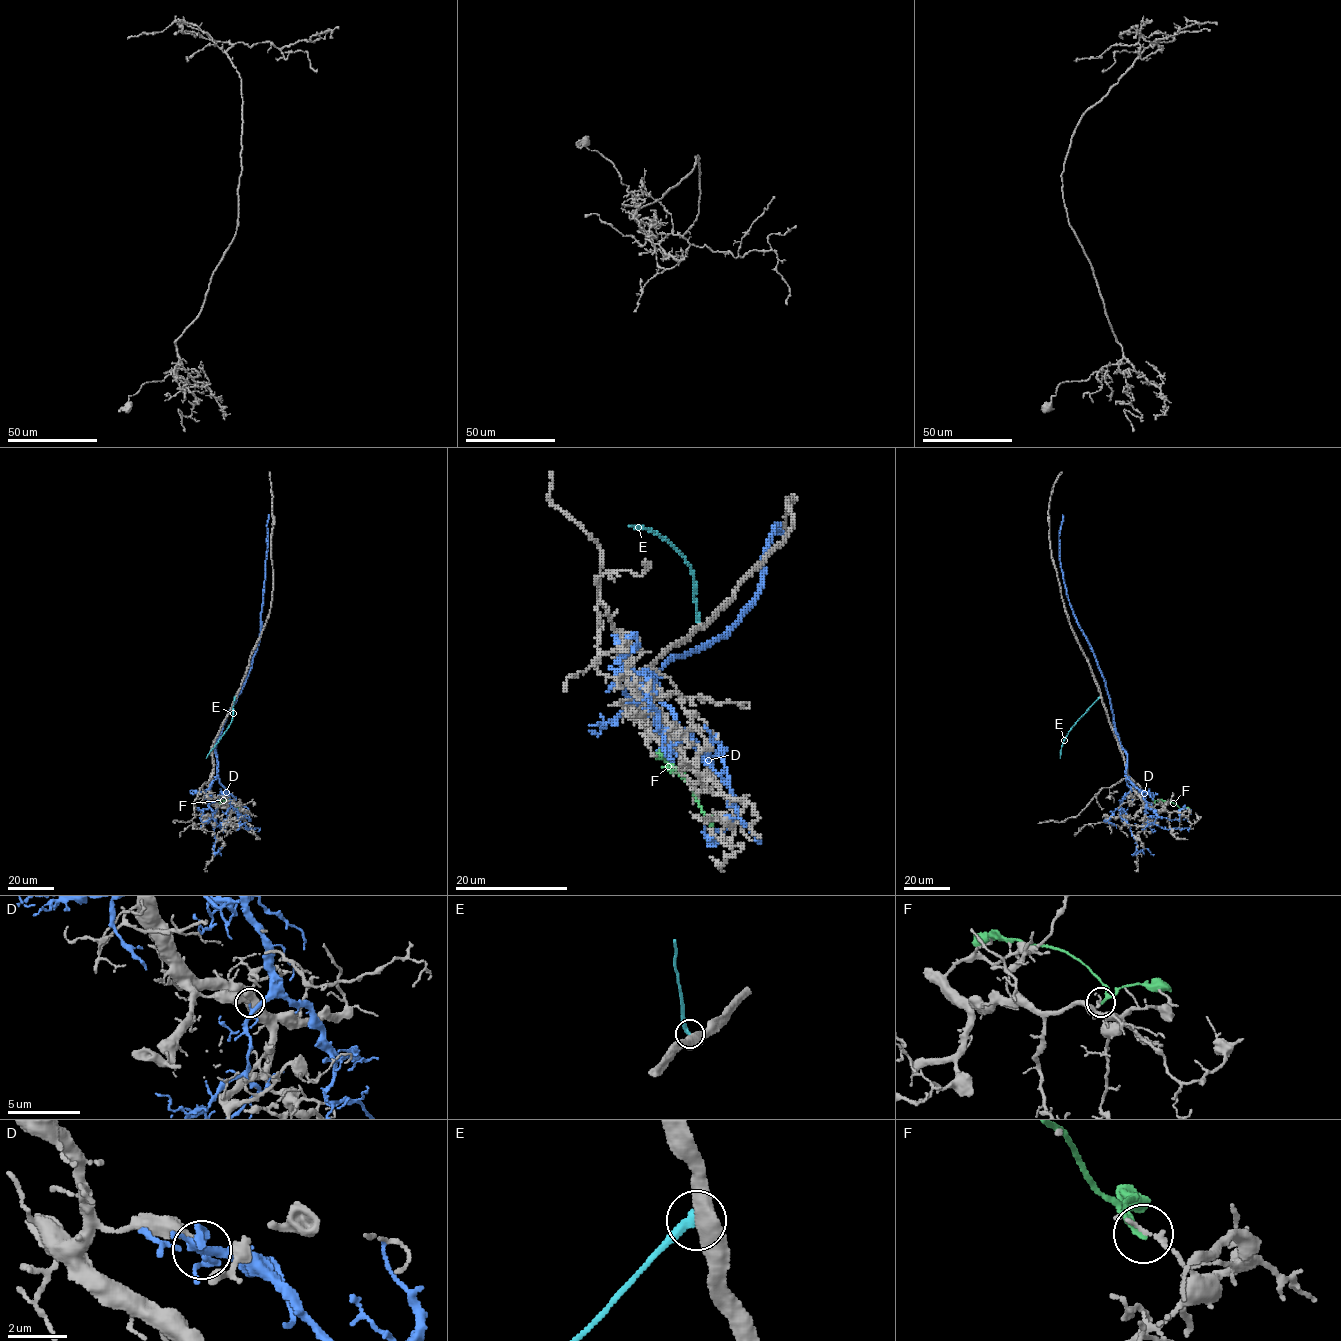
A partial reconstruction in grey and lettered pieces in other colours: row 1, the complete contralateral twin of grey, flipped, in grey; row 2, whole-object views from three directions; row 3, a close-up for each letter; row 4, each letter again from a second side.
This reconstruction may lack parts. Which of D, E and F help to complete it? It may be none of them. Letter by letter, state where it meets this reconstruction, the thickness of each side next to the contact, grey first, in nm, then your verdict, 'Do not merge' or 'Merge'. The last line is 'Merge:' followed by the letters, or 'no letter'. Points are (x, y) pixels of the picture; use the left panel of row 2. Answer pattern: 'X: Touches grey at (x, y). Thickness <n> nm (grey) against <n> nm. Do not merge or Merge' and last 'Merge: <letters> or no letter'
D: Touches grey at (227, 808). Thickness 260 nm (grey) against 150 nm. Do not merge
E: Touches grey at (235, 696). Thickness 500 nm (grey) against 320 nm. Do not merge
F: Touches grey at (241, 811). Thickness 180 nm (grey) against 170 nm. Do not merge
Merge: no letter

